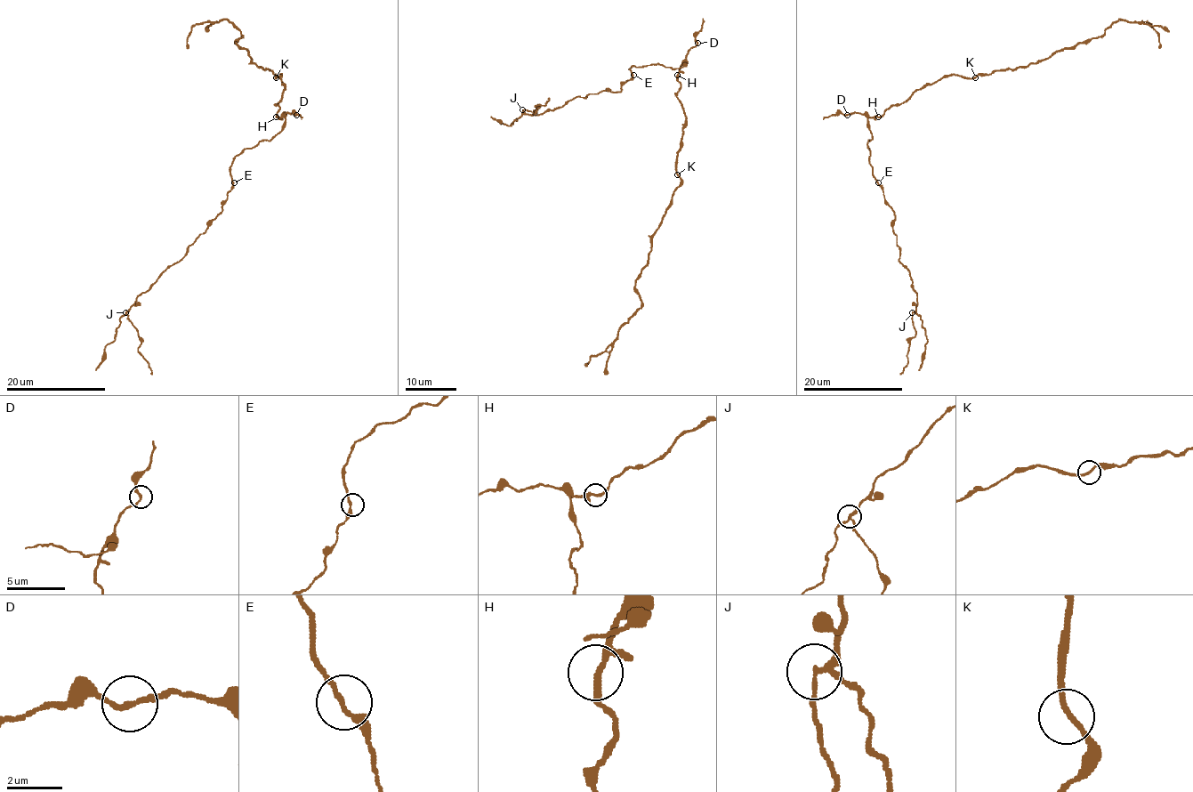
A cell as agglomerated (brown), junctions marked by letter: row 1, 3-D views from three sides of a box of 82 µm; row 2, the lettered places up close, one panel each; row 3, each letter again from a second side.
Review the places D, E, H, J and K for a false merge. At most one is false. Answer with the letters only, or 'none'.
J

